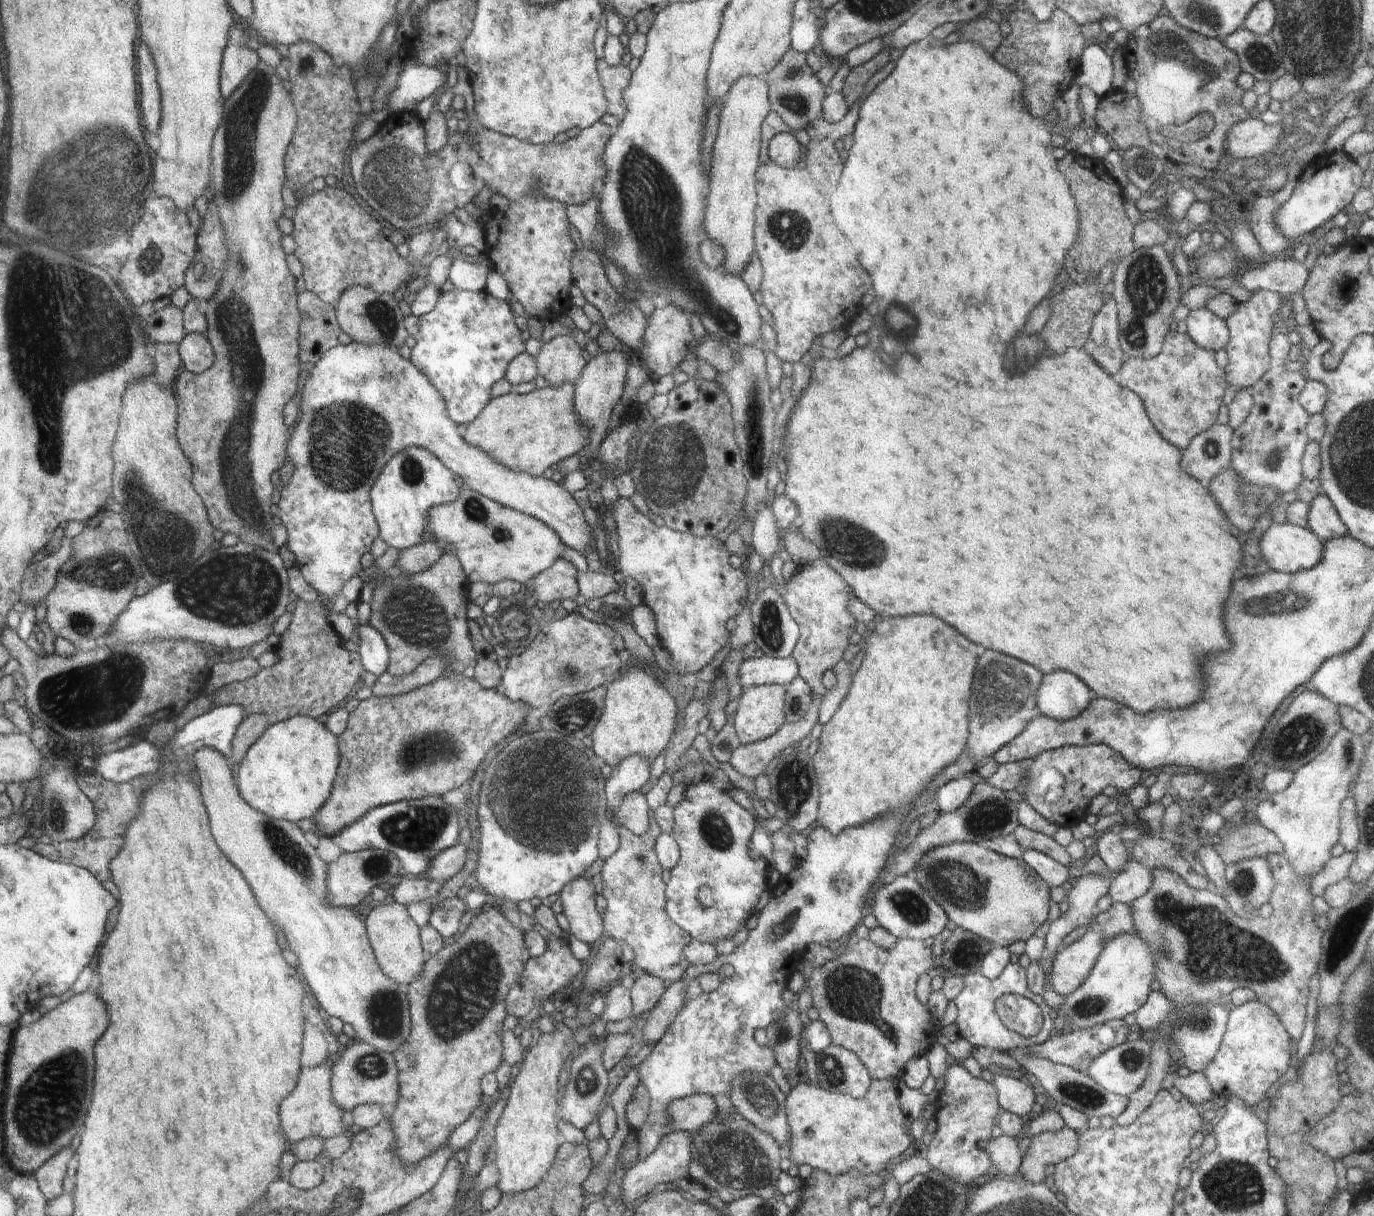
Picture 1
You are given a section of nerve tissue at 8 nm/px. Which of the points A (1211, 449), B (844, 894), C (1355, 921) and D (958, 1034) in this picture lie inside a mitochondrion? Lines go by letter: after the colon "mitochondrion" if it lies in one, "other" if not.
A: mitochondrion
B: other
C: mitochondrion
D: other

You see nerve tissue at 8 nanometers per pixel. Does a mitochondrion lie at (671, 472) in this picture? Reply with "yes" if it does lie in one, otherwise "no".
yes

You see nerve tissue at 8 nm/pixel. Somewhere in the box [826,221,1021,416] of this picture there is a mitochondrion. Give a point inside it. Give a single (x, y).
(903, 320)

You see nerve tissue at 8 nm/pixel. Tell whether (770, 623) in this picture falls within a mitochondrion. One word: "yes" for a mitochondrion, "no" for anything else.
yes

